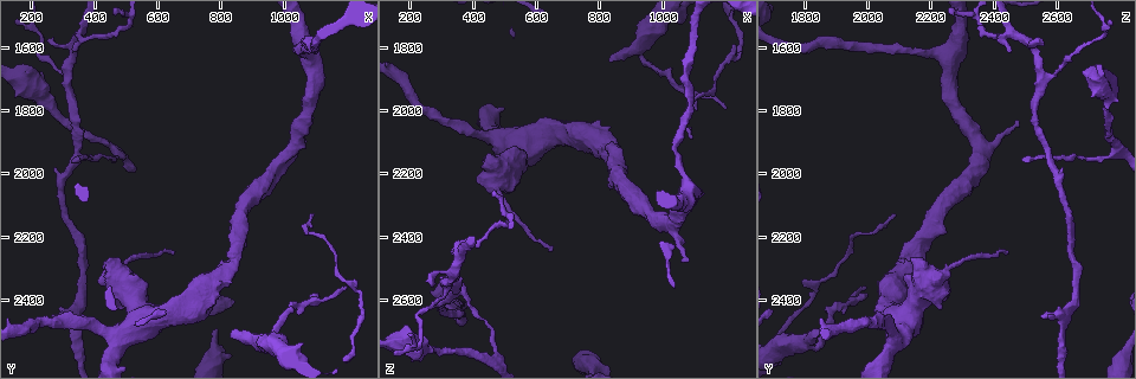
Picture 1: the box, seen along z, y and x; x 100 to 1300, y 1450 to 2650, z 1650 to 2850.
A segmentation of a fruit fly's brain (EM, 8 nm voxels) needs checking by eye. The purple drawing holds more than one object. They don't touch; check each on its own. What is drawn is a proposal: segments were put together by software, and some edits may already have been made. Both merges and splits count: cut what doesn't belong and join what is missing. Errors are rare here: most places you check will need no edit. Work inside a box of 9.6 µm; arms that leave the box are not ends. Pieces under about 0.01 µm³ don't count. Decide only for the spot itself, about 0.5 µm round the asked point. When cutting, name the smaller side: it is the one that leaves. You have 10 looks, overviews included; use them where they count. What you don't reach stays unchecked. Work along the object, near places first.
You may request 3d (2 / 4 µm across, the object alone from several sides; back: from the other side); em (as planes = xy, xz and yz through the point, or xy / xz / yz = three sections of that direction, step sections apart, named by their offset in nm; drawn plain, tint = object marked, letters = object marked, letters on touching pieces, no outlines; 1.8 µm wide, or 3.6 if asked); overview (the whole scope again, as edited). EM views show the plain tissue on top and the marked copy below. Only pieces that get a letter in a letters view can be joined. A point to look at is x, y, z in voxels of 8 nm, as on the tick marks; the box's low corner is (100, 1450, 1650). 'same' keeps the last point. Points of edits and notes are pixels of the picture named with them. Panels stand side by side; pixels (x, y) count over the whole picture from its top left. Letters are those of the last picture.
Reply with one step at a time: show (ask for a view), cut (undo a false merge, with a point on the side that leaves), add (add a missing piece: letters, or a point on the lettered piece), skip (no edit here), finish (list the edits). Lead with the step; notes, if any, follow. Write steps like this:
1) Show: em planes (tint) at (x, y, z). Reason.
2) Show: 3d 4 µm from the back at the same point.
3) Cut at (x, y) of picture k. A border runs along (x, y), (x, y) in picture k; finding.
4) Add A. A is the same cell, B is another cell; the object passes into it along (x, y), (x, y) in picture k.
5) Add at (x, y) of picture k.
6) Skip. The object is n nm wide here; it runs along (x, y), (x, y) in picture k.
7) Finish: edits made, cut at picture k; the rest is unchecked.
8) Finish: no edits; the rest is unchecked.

Show: em planes (letters) at (300, 2460, 2550). An open end.

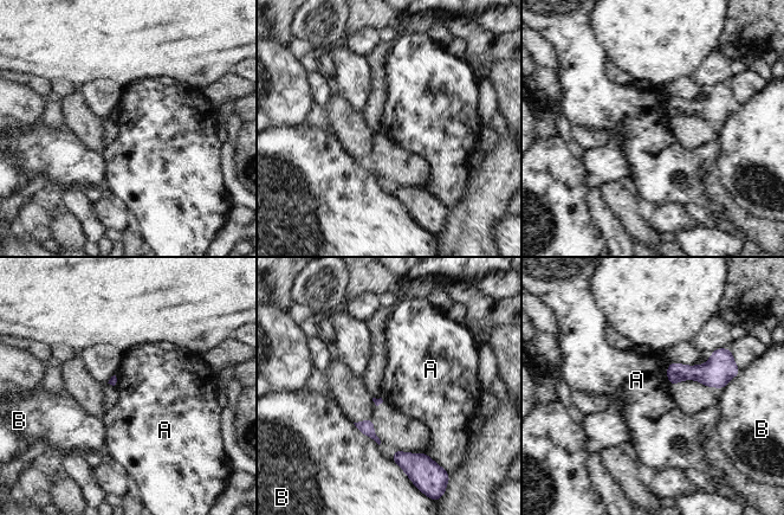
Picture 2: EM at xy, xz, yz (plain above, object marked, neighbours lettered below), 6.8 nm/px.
Skip. A and B are other cells; a border runs along (667, 365), (667, 380), (672, 385) in picture 2; none of them fits.

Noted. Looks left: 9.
Show: 3d 4 µm at (350, 1950, 2570). Three arms meet.

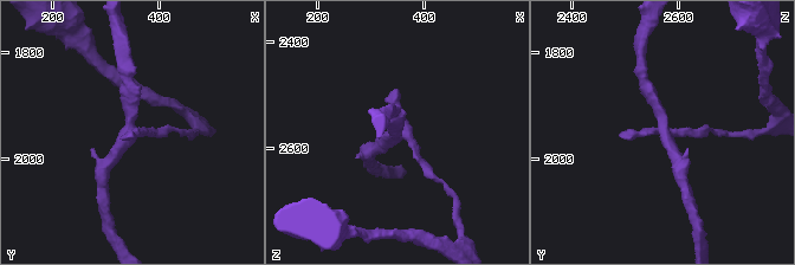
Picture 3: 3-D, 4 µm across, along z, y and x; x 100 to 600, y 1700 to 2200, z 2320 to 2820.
Show: em yz step 8 (tint) at (360, 1945, 2570).

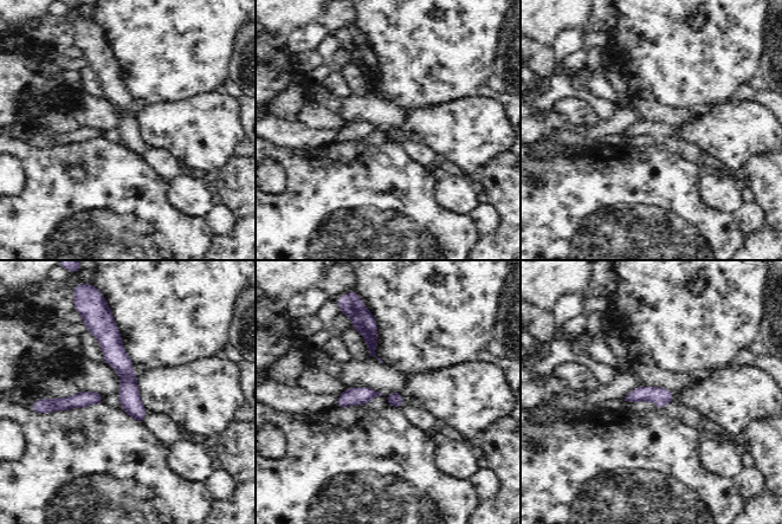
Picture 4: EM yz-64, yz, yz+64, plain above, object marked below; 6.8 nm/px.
Show: em planes (letters) at the same point.

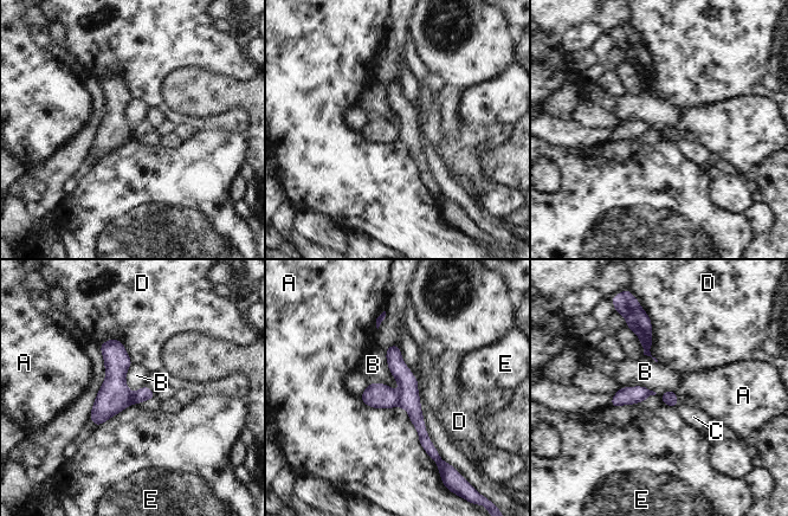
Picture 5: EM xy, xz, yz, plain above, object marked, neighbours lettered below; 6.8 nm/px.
Cut at (378, 395) of picture 5. The object is 100 nm wide here; the longest contact is with A, 700 nm; A, B, C, D and E are other cells; two neurons meet here.

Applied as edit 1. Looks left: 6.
Show: overview. See it whole again.

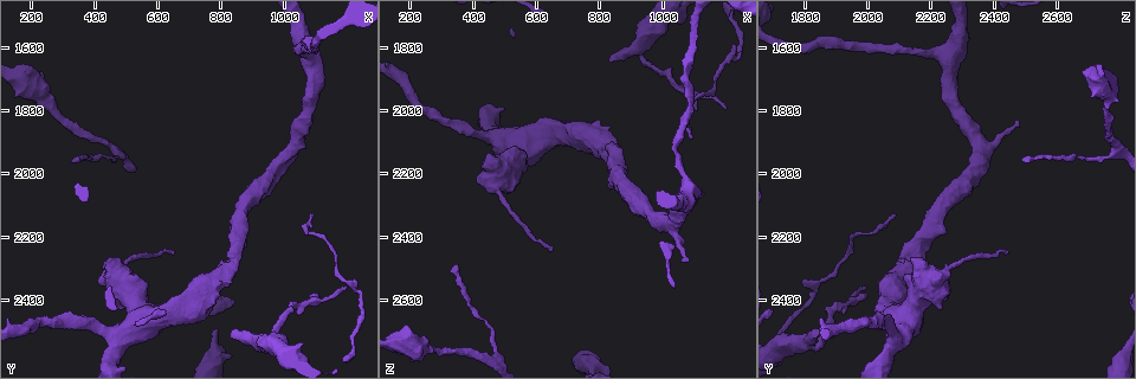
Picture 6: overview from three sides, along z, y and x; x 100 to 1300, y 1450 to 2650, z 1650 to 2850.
Show: em yz step 16 (letters) at (1080, 1630, 2260). Sharp bend.

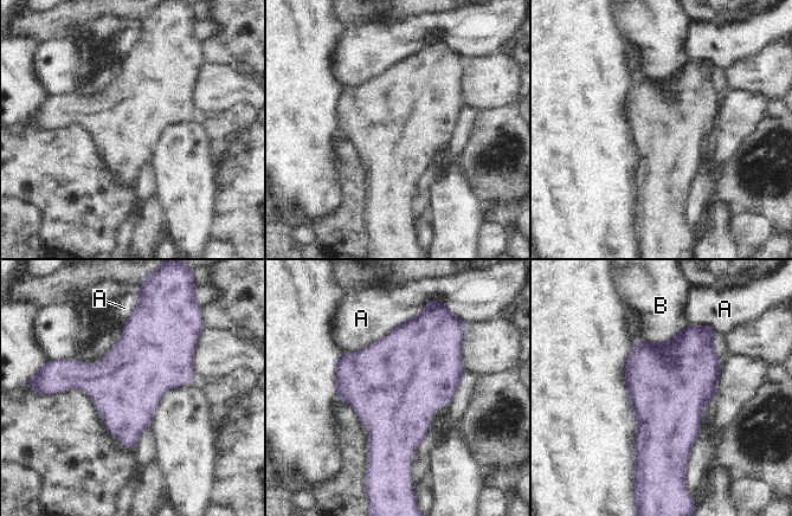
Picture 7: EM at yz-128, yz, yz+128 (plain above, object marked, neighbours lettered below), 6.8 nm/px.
Skip. A and B are other cells; a border runs along (687, 326), (665, 342), (644, 341) in picture 7; all the same neuron.

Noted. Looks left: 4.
Show: em yz step 8 (letters) at (830, 2510, 1850). Branch stops here.

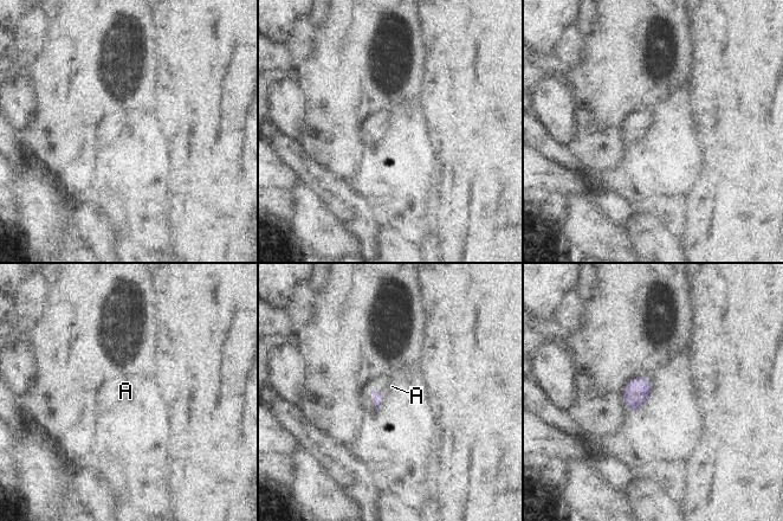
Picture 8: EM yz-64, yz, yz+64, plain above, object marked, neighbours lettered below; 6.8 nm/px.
Add A. A is the same cell; the object passes into it along (376, 396), (379, 392), (392, 386) in picture 8; the neuron continues.

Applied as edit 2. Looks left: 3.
Finish: edits made, cut at picture 5, add at picture 8; the rest is unchecked.

